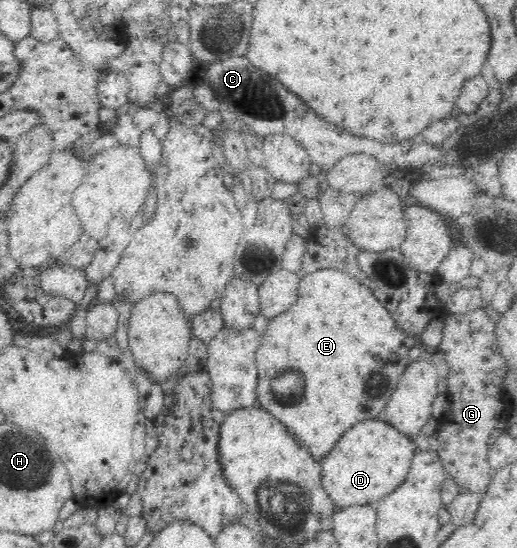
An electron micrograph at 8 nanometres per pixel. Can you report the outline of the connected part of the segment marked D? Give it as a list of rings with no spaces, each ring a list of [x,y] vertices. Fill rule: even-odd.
[[[360,422],[350,432],[342,434],[328,456],[318,461],[322,462],[322,486],[332,502],[342,508],[376,502],[394,492],[406,480],[410,460],[418,452],[416,448],[418,444],[414,444],[410,436],[398,432],[398,429],[386,422]]]

